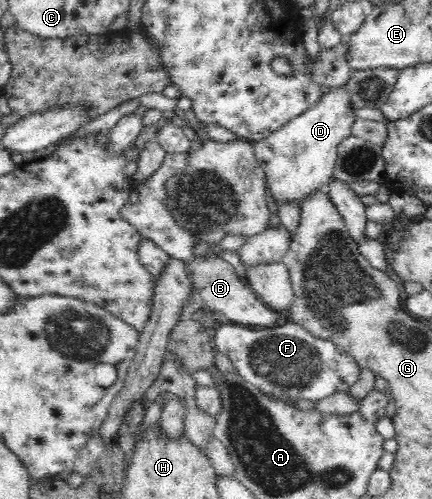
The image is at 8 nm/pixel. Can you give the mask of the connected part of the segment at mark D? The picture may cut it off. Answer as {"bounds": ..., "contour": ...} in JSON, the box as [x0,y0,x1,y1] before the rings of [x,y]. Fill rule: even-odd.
{"bounds":[253,88,354,207],"contour":[[[336,88],[316,108],[253,143],[253,152],[265,176],[266,189],[277,206],[300,207],[308,197],[325,190],[333,178],[338,144],[351,133],[354,119],[346,90]]]}

